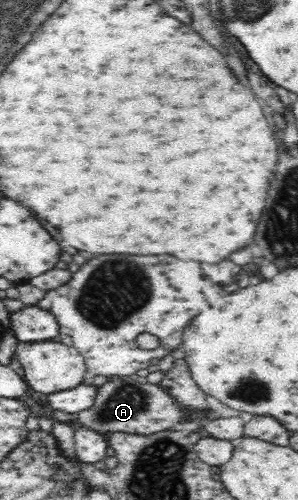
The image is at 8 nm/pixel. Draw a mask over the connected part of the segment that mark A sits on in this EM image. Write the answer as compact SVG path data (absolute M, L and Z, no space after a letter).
M137 374L108 379L97 387L93 405L73 415L74 424L105 437L117 433L156 435L175 427L181 417L180 407L163 390Z

